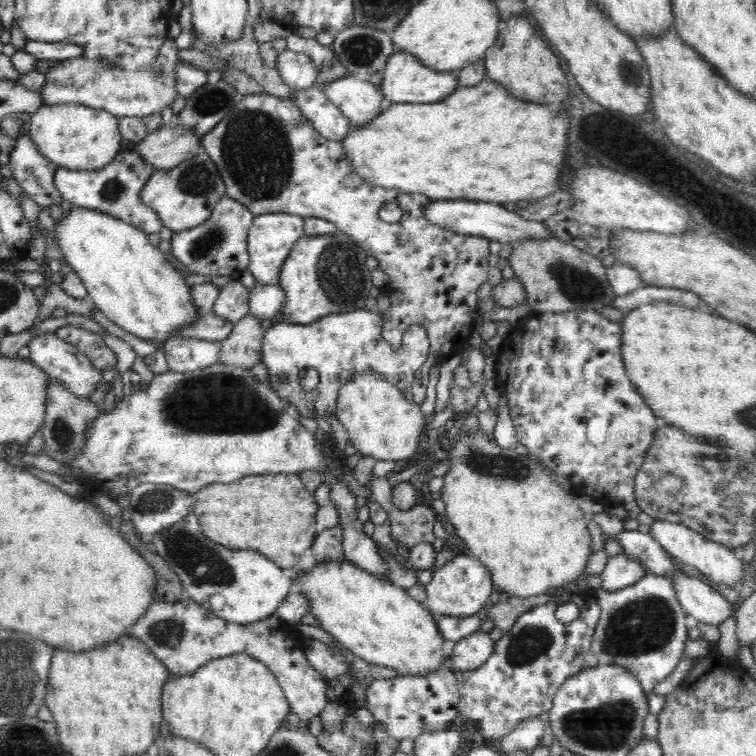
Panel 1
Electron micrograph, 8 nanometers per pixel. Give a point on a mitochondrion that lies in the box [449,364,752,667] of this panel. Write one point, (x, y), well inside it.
(645, 624)

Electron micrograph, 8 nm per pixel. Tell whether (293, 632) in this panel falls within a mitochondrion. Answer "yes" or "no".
no

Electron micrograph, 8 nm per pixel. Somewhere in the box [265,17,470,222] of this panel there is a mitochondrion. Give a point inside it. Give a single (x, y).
(361, 49)

